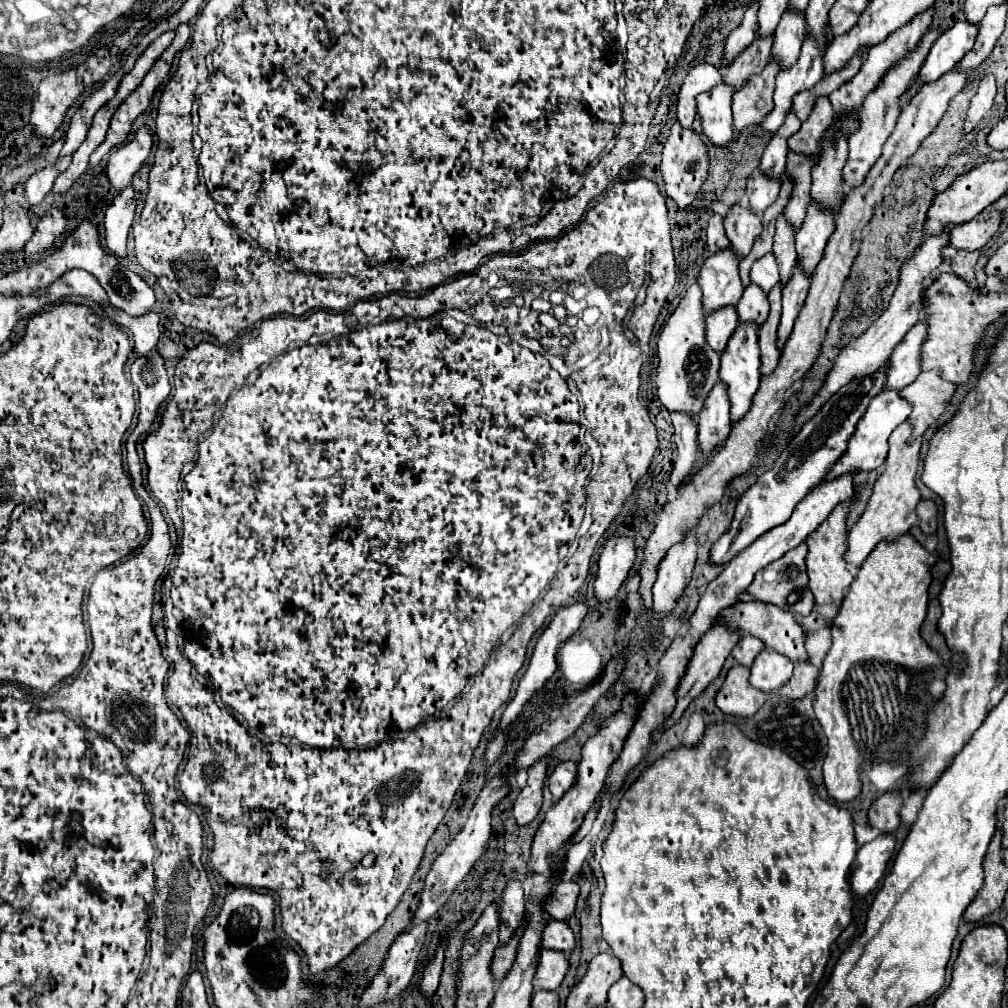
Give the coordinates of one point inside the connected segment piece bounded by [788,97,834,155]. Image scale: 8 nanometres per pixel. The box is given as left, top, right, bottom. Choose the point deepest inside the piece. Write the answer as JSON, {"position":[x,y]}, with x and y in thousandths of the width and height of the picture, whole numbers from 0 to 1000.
{"position":[799,139]}

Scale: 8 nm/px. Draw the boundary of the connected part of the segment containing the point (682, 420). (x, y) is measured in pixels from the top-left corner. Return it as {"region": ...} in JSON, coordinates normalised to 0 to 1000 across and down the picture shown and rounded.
{"region":[[[667,408],[665,410],[667,422],[669,422],[669,439],[673,443],[673,459],[667,467],[667,477],[675,481],[679,473],[687,467],[688,457],[690,457],[690,432],[692,432],[692,420],[688,418],[687,412],[679,408]]]}

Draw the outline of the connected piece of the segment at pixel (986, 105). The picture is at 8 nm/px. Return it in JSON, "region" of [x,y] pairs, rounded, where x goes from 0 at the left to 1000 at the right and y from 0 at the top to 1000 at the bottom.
{"region":[[[980,72],[974,76],[970,90],[964,96],[964,102],[960,108],[960,130],[964,130],[974,120],[974,116],[982,110],[986,96],[988,96],[988,82],[986,82],[986,74]]]}

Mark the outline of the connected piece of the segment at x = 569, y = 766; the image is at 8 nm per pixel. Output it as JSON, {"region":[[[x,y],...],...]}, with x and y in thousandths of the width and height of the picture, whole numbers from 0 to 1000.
{"region":[[[569,755],[554,757],[544,771],[544,783],[546,783],[548,791],[556,793],[563,785],[563,779],[567,779],[569,771],[571,771],[571,757]]]}

